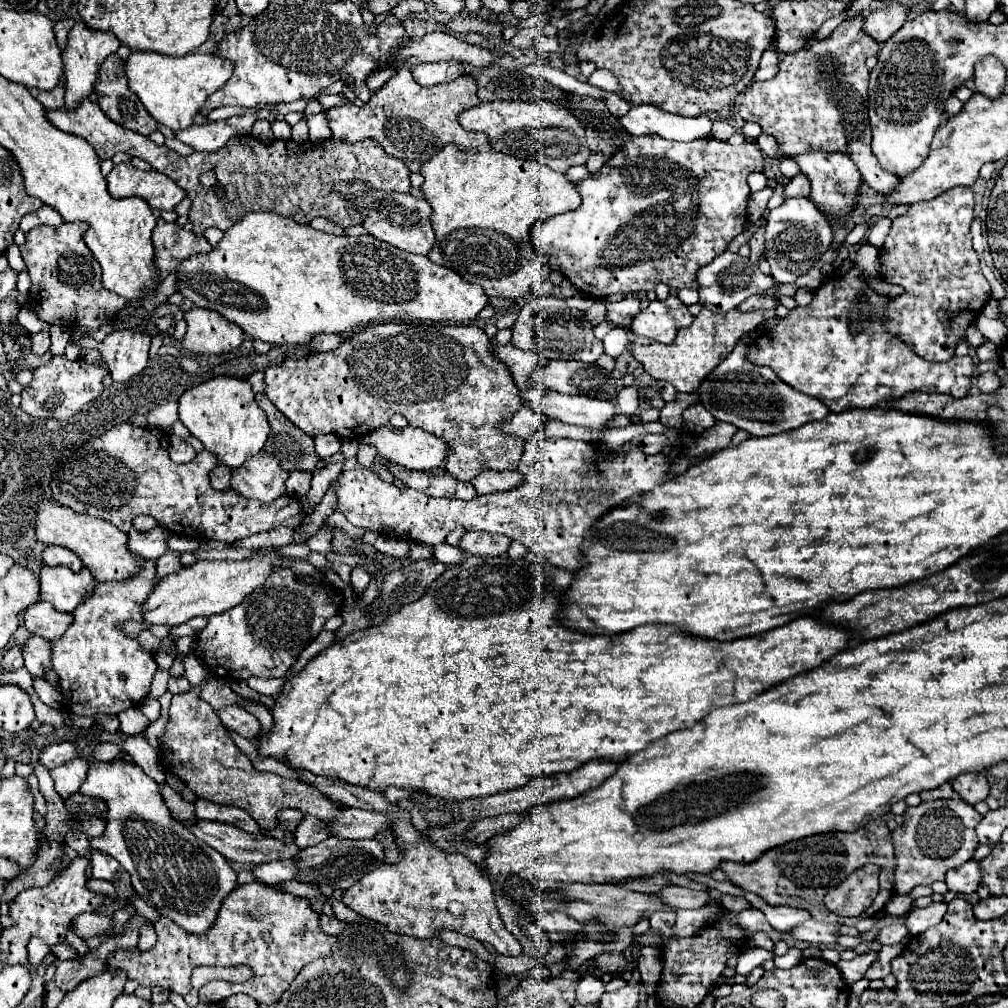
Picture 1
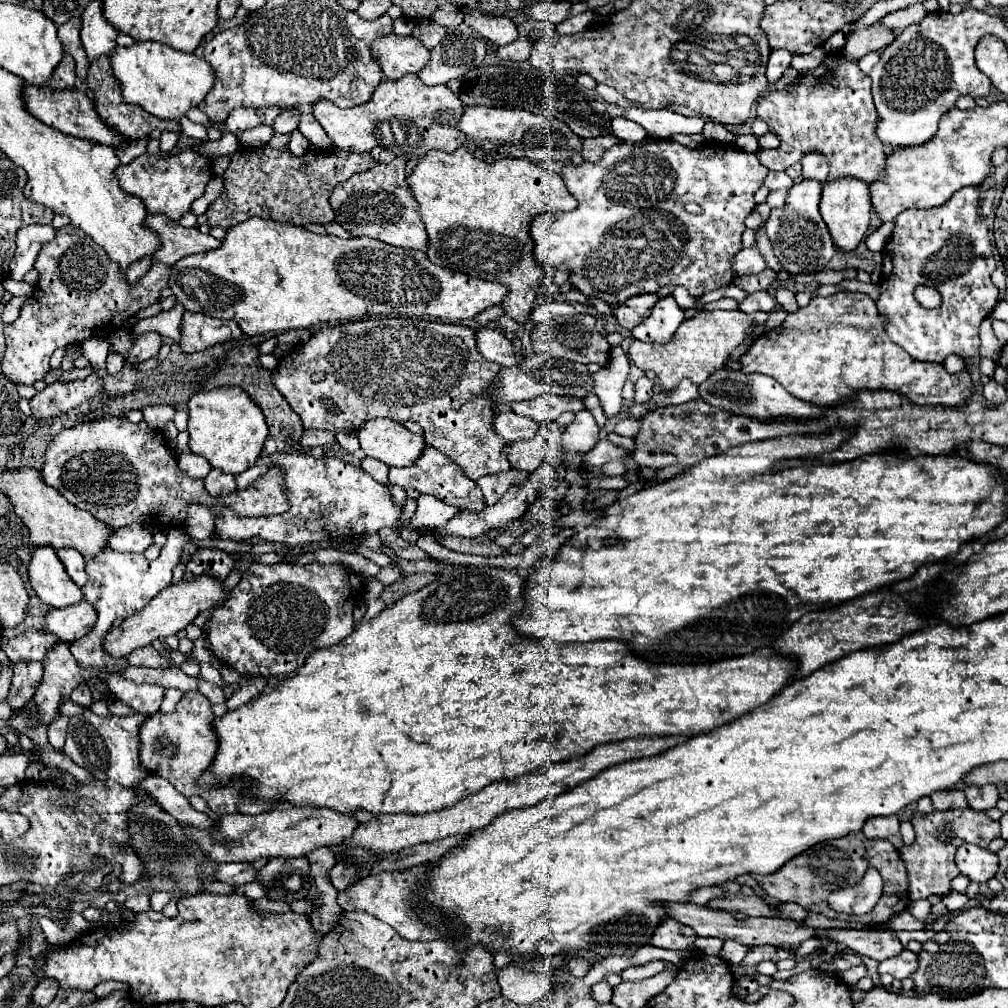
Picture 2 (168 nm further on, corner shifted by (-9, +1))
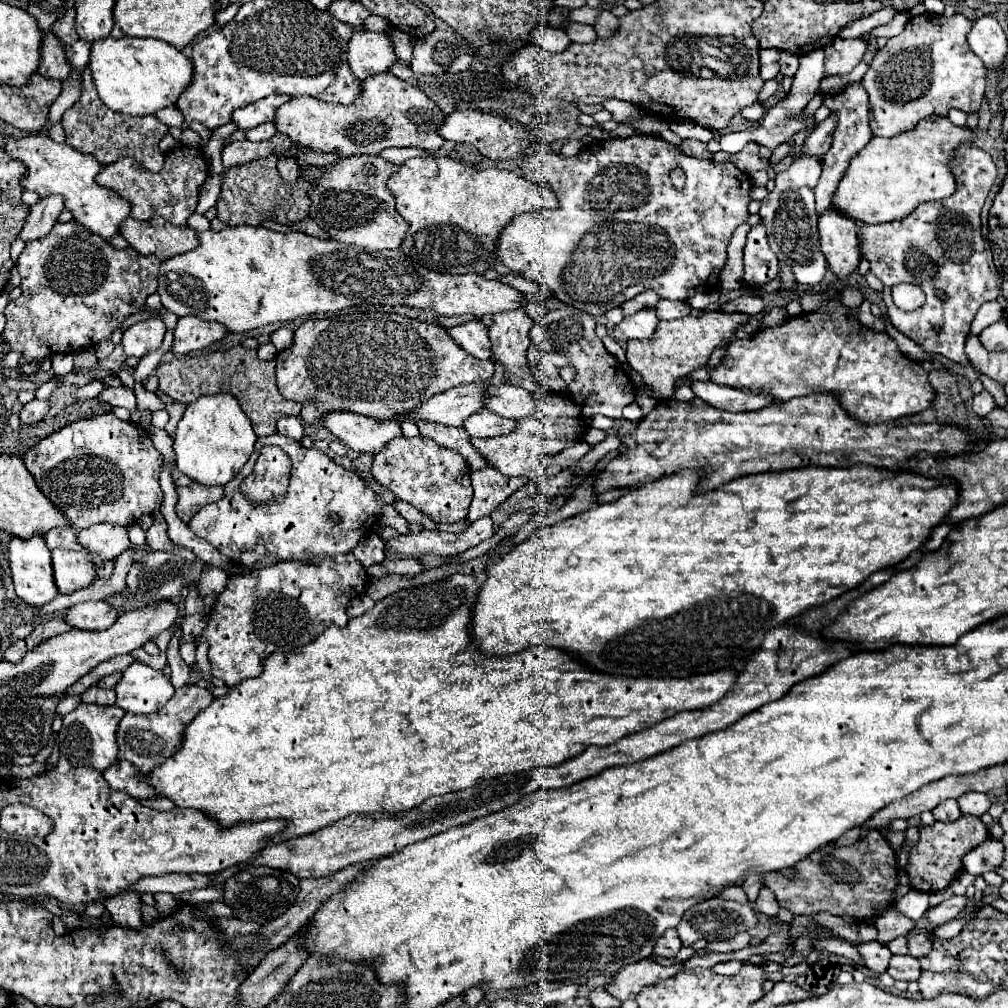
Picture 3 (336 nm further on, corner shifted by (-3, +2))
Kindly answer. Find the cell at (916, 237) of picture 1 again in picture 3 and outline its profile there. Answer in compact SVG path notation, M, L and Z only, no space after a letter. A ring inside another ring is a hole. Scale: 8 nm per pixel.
M960 144L950 160L950 172L954 172L954 178L958 180L952 196L920 204L902 220L866 224L860 228L860 244L862 256L870 262L870 272L886 284L882 298L894 328L926 352L936 352L956 364L966 364L964 342L970 334L970 324L978 308L988 300L996 300L1000 294L998 274L988 268L984 240L980 236L980 212L996 180L996 164L982 148ZM900 282L918 284L926 294L926 304L914 312L902 312L892 302L890 294L890 288ZM936 288L942 288L948 294L946 302L936 298ZM936 326L940 326L940 332L934 330Z

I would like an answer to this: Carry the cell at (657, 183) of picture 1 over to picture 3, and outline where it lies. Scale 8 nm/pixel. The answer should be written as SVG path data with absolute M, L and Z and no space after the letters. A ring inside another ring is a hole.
M636 134L630 138L610 138L610 140L594 140L590 142L578 156L566 158L562 154L556 152L540 152L536 150L530 156L524 156L520 162L520 172L526 180L540 184L542 188L554 192L558 196L558 210L542 210L542 212L530 212L530 214L520 214L514 220L510 220L510 224L506 224L506 236L498 238L498 260L510 268L512 272L526 276L528 280L534 280L542 286L544 292L552 292L554 298L558 298L560 302L566 302L578 310L584 310L588 314L594 316L602 316L604 312L618 308L622 302L634 298L636 294L644 292L644 290L654 290L658 292L660 298L666 300L688 300L692 298L696 292L712 292L718 288L718 276L720 270L726 264L726 248L730 244L730 238L734 234L734 230L744 224L748 220L748 204L750 204L750 176L744 174L742 170L734 168L732 164L720 164L714 160L698 160L698 158L690 158L686 156L680 148L670 146L668 142L664 142L662 138L654 138L654 136L644 136L644 134ZM680 168L686 174L686 184L684 190L676 190L672 186L670 180L670 172Z

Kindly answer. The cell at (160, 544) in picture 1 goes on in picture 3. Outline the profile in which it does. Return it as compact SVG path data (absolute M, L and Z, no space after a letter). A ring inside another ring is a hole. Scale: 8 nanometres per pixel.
M94 524L86 530L80 530L76 536L78 544L90 552L98 552L102 560L114 560L130 546L126 528L118 524Z

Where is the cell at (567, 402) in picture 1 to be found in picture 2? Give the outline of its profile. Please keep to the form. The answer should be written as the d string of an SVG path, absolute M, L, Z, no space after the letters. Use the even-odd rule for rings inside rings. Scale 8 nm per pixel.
M540 395L540 397L532 397L528 401L516 401L516 405L510 405L514 413L530 417L538 423L546 423L546 421L554 421L560 413L570 411L570 413L578 413L584 411L584 399L580 397L560 397L560 395Z

